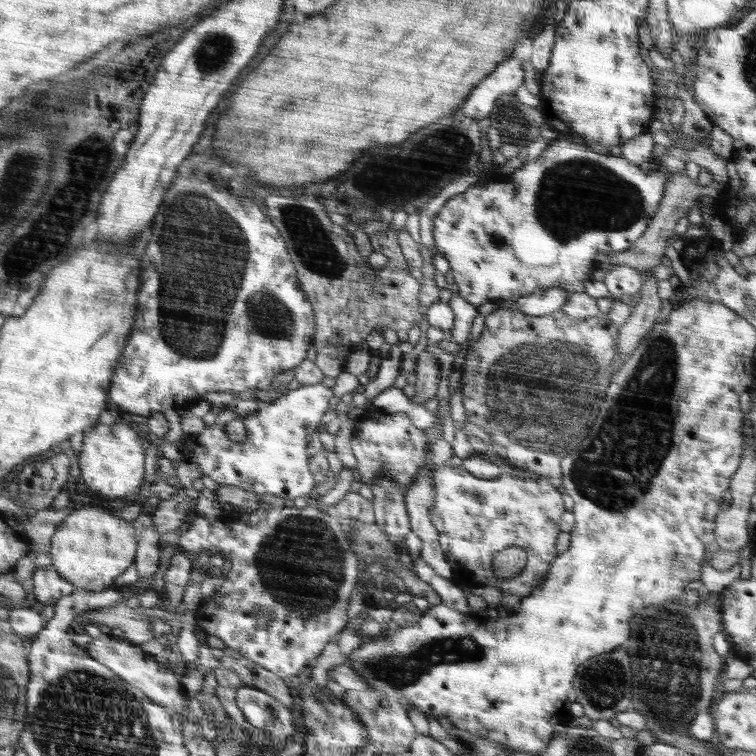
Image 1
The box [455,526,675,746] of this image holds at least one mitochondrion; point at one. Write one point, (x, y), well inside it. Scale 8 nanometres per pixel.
(603, 683)

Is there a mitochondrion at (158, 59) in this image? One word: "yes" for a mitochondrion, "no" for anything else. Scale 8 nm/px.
no

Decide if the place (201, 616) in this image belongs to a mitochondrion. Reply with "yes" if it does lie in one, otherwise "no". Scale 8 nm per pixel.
no

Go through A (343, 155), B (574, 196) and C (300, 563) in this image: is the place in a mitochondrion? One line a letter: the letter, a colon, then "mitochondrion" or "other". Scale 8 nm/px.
A: other
B: mitochondrion
C: mitochondrion

